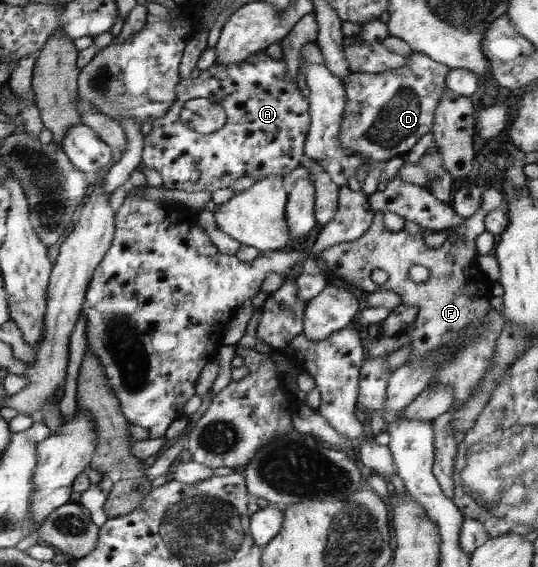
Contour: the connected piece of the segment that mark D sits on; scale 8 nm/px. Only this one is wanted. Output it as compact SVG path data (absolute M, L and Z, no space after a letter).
M412 52L408 55L407 62L399 68L382 73L349 73L344 80L347 102L340 130L342 147L351 151L351 154L357 154L375 162L381 162L381 160L387 162L404 156L426 132L432 129L438 102L446 92L445 83L449 71L450 68L447 65L427 55Z

